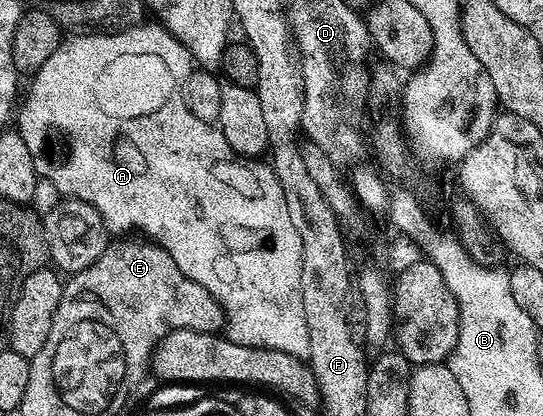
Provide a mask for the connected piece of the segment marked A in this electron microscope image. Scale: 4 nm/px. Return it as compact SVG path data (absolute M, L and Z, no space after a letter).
M161 25L154 27L143 26L141 29L118 29L115 35L94 35L98 33L78 33L75 39L67 38L59 43L56 53L44 61L44 65L39 71L35 71L32 76L34 84L30 87L30 107L19 106L16 111L16 130L20 137L24 137L24 145L36 157L41 156L41 151L46 147L46 127L54 126L66 129L70 137L70 157L66 164L49 163L42 157L35 158L34 168L38 170L39 176L48 178L54 182L55 192L66 197L75 197L98 203L102 211L106 211L107 219L114 223L114 233L121 232L125 227L143 227L148 231L153 242L169 254L171 251L172 261L176 265L182 263L180 269L196 285L204 285L208 293L222 306L225 326L230 326L228 338L234 343L239 343L245 347L267 347L283 351L289 355L306 357L309 353L308 341L308 321L305 320L304 301L302 300L302 264L278 263L278 243L297 244L300 239L300 232L292 218L290 204L287 203L285 195L282 194L282 186L276 177L273 166L269 162L251 161L243 157L228 145L224 133L215 124L200 121L188 109L184 101L182 92L182 79L178 70L182 67L182 62L187 62L188 56L185 47L177 39L171 37L169 31Z

